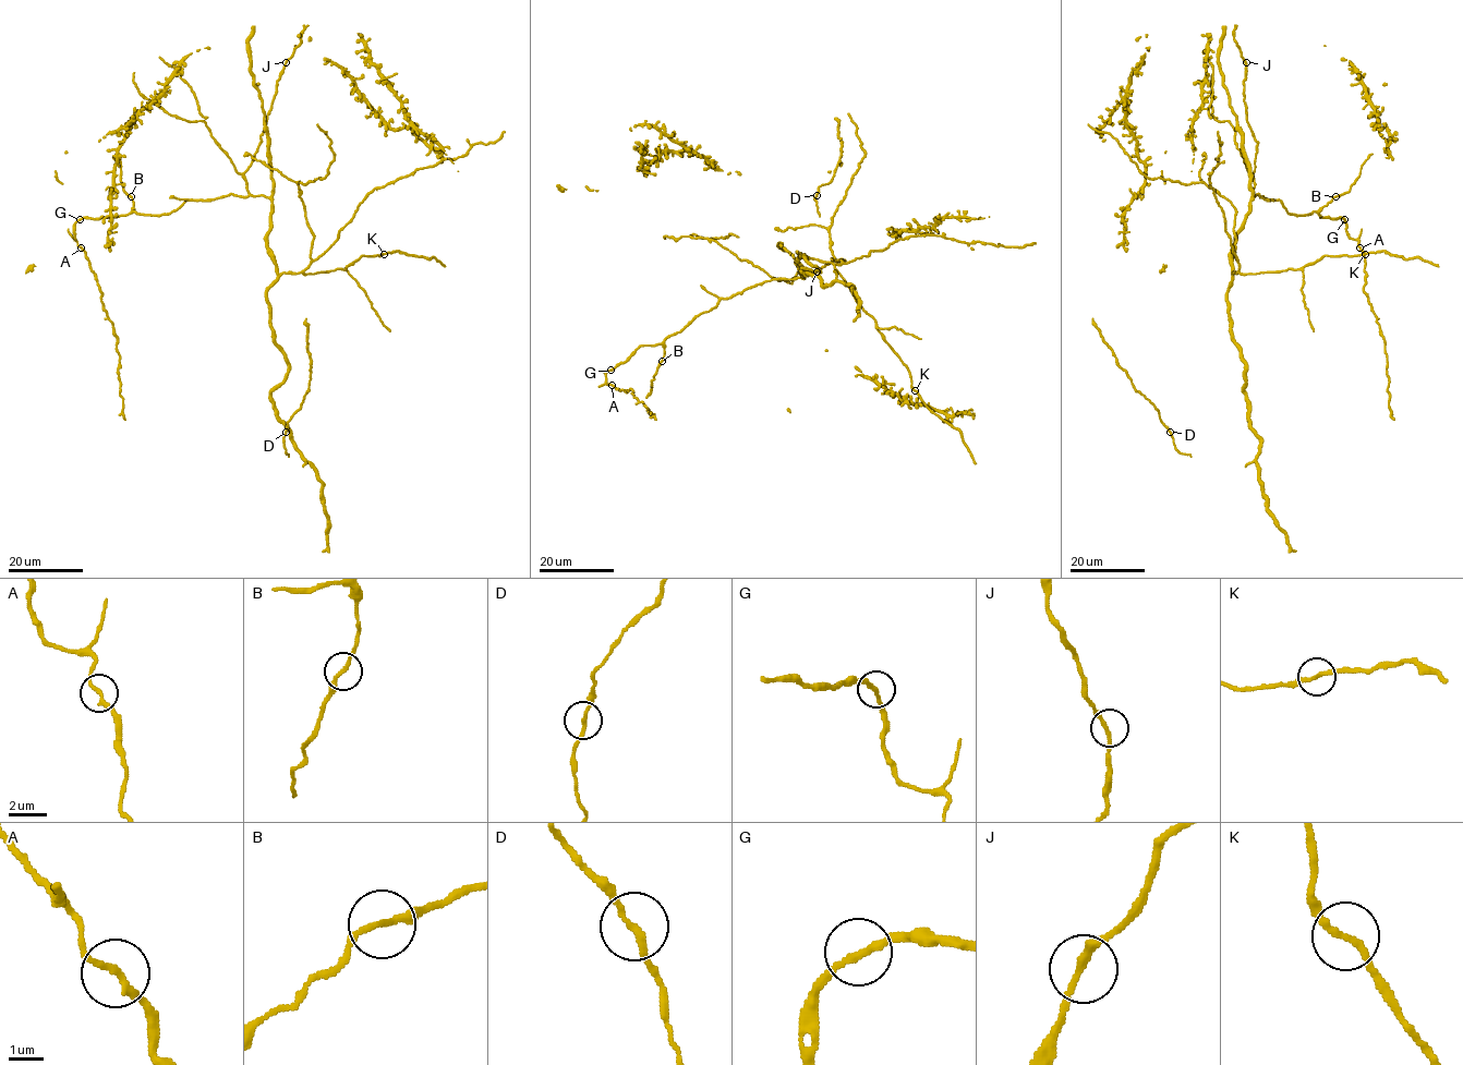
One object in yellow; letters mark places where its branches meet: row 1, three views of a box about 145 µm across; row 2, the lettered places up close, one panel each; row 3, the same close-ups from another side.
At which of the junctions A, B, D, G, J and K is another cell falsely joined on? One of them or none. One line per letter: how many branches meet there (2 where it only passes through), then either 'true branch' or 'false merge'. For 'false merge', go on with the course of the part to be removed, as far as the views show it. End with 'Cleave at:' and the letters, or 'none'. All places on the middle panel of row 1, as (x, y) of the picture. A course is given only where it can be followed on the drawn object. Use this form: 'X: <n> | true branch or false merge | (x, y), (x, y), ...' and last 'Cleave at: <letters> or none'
A: 2 | true branch
B: 2 | true branch
D: 2 | true branch
G: 2 | true branch
J: 2 | true branch
K: 2 | true branch
Cleave at: none

